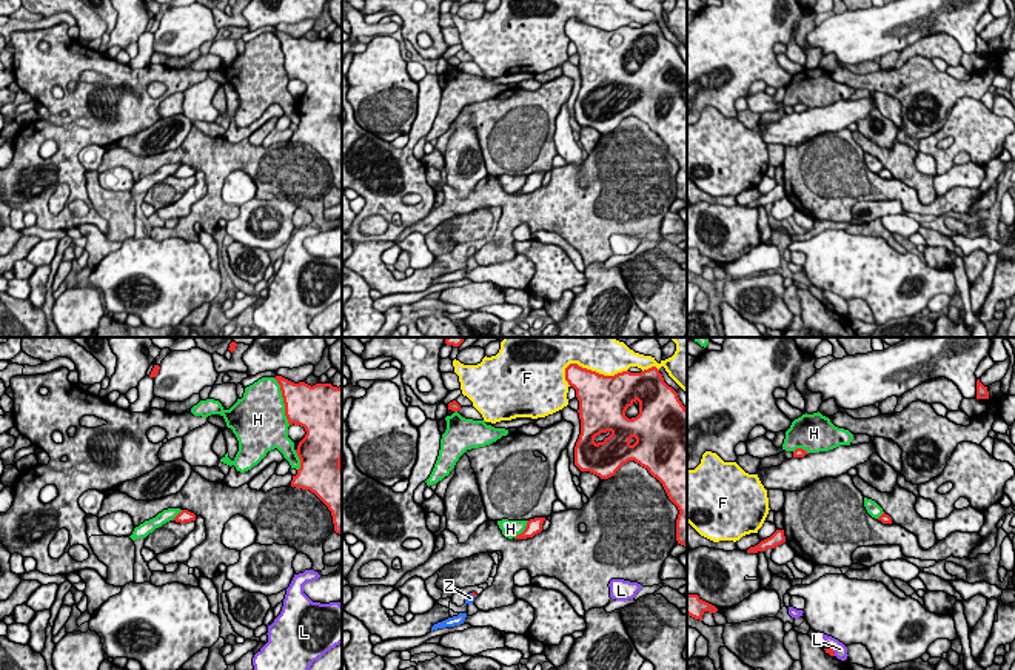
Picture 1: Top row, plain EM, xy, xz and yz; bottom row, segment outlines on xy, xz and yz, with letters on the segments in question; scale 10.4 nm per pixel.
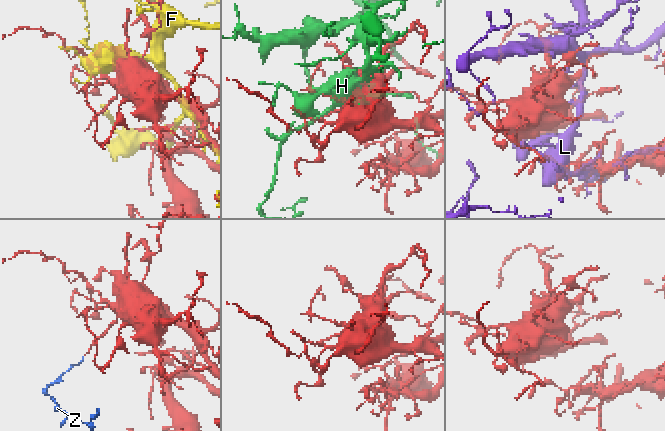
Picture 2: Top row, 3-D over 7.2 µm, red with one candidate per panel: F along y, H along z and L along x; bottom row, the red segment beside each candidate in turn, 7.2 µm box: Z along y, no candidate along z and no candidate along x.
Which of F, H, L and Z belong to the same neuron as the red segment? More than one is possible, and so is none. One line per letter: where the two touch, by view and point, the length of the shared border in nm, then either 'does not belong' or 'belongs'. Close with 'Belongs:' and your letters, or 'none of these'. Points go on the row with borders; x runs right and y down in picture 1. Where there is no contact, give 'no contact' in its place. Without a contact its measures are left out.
F: xz (590, 370) | 700 nm | does not belong
H: xy (284, 401) | 550 nm | does not belong
L: yz (834, 652) | 110 nm | does not belong
Z: xz (473, 595) | 70 nm | belongs
Belongs: Z

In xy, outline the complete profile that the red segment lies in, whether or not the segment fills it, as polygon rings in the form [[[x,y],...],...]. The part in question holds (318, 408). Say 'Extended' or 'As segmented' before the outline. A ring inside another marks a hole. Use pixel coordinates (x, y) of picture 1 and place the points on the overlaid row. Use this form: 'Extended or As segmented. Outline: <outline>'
As segmented. Outline: [[[282,376],[274,377],[280,385],[285,416],[290,425],[300,425],[307,434],[297,445],[300,468],[293,476],[291,487],[310,490],[331,511],[334,531],[342,536],[342,387],[331,384],[294,384]]]

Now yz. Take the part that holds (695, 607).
As segmented. Outline: [[[687,595],[687,615],[702,621],[702,615],[716,613],[718,608],[705,601],[702,601],[698,595]]]

